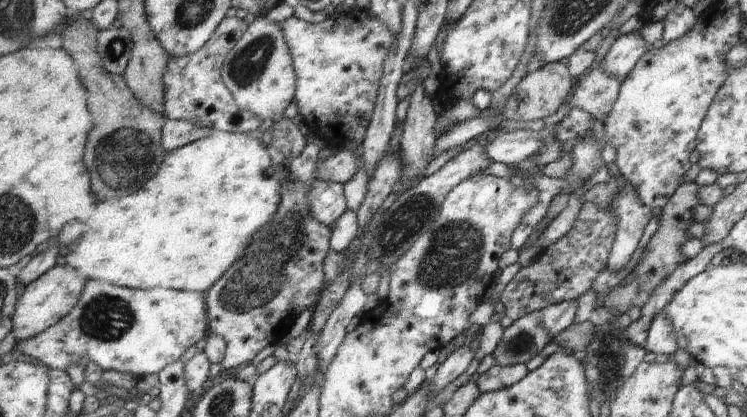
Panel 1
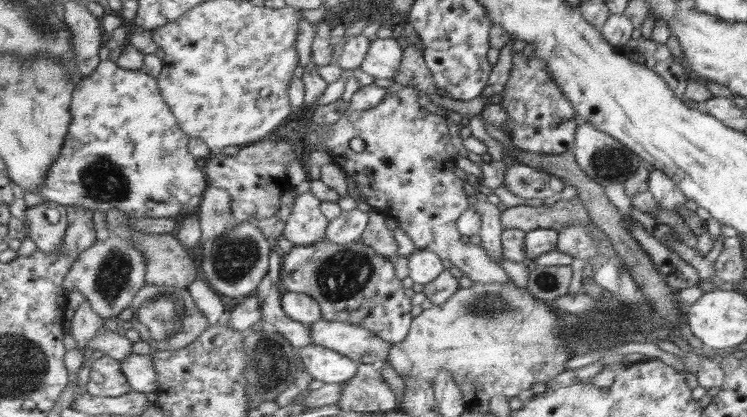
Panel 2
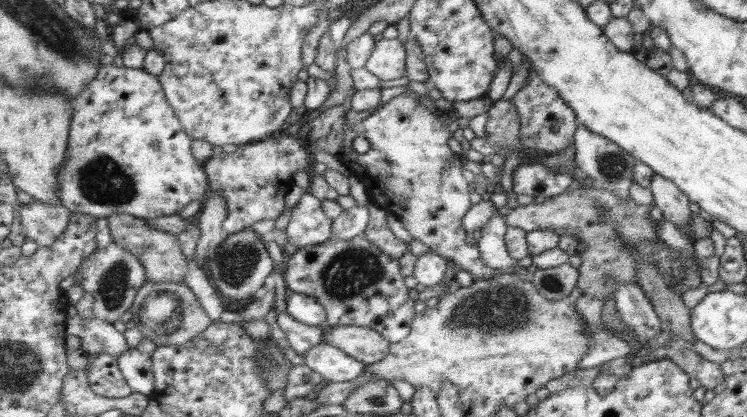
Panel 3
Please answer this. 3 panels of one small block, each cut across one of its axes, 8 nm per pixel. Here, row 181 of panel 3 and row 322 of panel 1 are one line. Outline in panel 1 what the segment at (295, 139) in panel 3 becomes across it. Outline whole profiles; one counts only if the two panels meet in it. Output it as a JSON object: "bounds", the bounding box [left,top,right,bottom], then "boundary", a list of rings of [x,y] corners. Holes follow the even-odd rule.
{"bounds":[207,136,333,370],"boundary":[[[317,136],[301,156],[287,164],[291,184],[281,186],[281,200],[273,220],[251,236],[241,258],[207,290],[209,334],[223,338],[227,344],[223,370],[237,370],[245,362],[253,364],[255,356],[263,348],[275,346],[303,312],[313,314],[315,306],[319,306],[319,298],[327,288],[325,262],[331,254],[333,226],[315,218],[309,194],[317,182],[315,160],[325,148],[329,148],[327,138]]]}

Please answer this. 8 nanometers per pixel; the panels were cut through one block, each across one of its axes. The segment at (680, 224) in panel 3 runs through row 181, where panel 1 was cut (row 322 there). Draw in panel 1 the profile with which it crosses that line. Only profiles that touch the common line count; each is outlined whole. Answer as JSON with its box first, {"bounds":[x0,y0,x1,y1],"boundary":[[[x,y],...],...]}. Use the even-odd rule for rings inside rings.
{"bounds":[643,312,677,360],"boundary":[[[659,312],[655,316],[655,320],[651,322],[649,330],[647,330],[647,338],[643,342],[643,350],[655,354],[659,360],[671,360],[673,354],[677,352],[673,334],[671,334],[671,326],[665,320],[663,312]]]}

